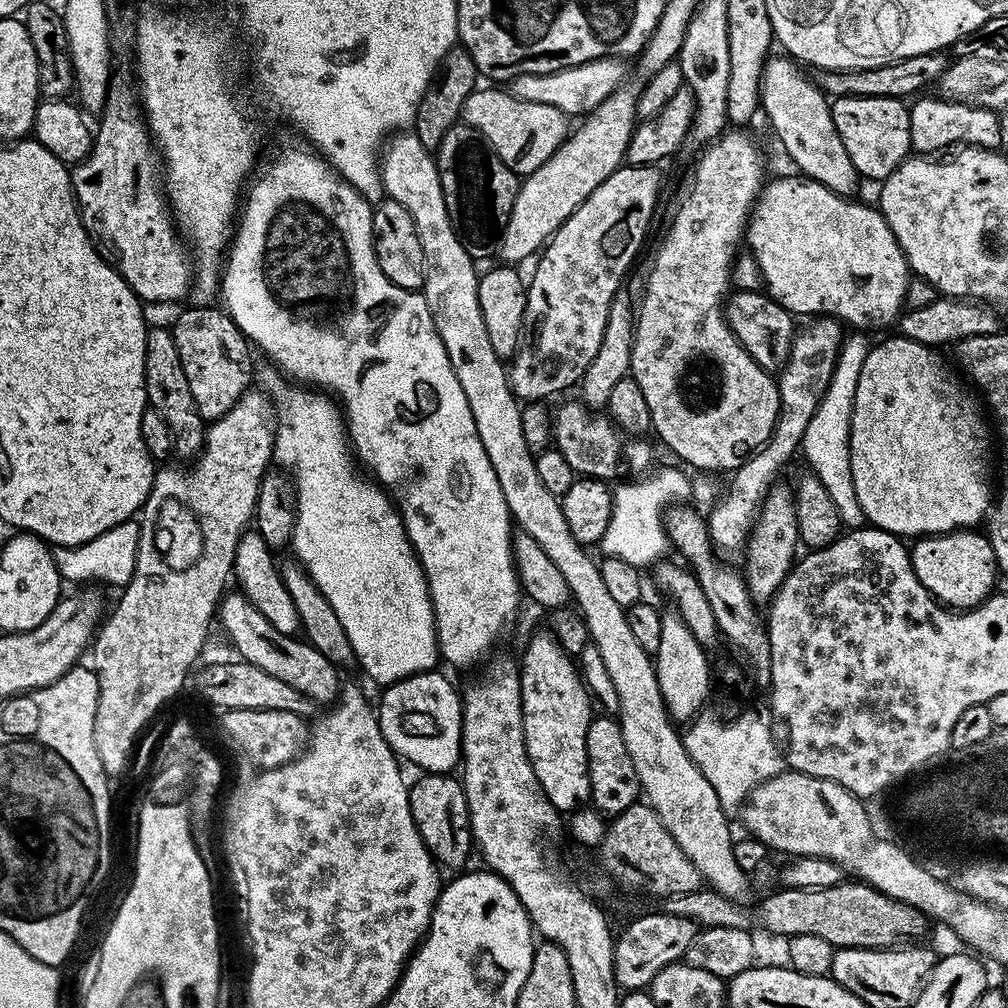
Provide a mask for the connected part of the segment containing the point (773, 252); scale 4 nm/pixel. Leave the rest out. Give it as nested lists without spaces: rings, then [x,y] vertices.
[[[791,174],[785,180],[769,179],[765,183],[750,215],[746,225],[746,244],[749,244],[750,253],[760,267],[763,287],[767,295],[776,300],[786,311],[795,314],[797,317],[808,316],[804,318],[831,318],[839,320],[845,325],[853,324],[853,329],[864,330],[860,328],[888,328],[892,323],[899,321],[902,311],[905,307],[904,299],[906,290],[910,283],[910,269],[907,258],[902,254],[886,218],[875,207],[867,208],[864,204],[855,204],[855,199],[845,198],[836,192],[831,192],[826,186],[822,186],[817,180],[801,178],[799,175]]]

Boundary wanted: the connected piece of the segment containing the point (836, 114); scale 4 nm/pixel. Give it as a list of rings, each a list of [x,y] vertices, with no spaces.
[[[837,96],[831,103],[835,129],[863,179],[882,182],[911,153],[909,107],[894,97]]]

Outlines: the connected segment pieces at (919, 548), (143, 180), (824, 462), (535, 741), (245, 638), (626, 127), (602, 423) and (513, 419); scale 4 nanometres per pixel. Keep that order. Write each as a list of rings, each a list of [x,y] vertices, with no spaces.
[[[957,530],[939,536],[926,536],[911,545],[910,555],[918,582],[922,582],[928,593],[949,609],[978,608],[993,595],[998,565],[992,544],[983,531]]]
[[[140,119],[106,125],[104,133],[95,137],[92,151],[83,162],[77,164],[80,165],[73,167],[70,172],[72,192],[76,196],[80,220],[92,243],[100,250],[108,248],[107,255],[114,261],[116,271],[124,277],[141,301],[153,300],[156,304],[168,304],[171,300],[182,299],[188,292],[190,256],[170,215],[170,205],[162,187],[162,160],[154,147],[147,123]]]
[[[852,334],[856,336],[852,336],[843,341],[840,346],[840,352],[836,355],[836,369],[834,370],[834,374],[832,375],[832,383],[828,385],[828,392],[825,394],[824,399],[821,400],[820,405],[818,406],[818,410],[816,411],[816,415],[812,420],[812,424],[810,426],[806,426],[806,434],[804,435],[804,443],[802,445],[802,456],[805,456],[808,459],[808,464],[810,467],[811,475],[817,476],[818,479],[822,482],[822,486],[826,486],[826,490],[830,490],[830,498],[834,498],[834,506],[838,506],[838,510],[840,511],[841,521],[849,529],[859,528],[861,525],[865,523],[864,519],[864,511],[862,510],[862,506],[858,506],[858,498],[854,494],[854,478],[850,474],[850,430],[848,429],[852,425],[852,407],[854,406],[854,394],[856,393],[856,387],[858,386],[858,374],[862,370],[862,362],[866,362],[866,358],[868,357],[868,349],[870,347],[869,341],[866,342],[863,340],[863,335],[860,334]]]
[[[547,630],[529,638],[524,657],[518,660],[526,750],[546,798],[561,814],[577,812],[592,799],[586,730],[594,711],[588,705],[586,680],[572,664],[573,657],[562,650]]]
[[[229,591],[218,605],[218,624],[224,627],[229,642],[236,647],[236,652],[240,655],[237,657],[243,663],[258,666],[258,670],[266,670],[266,674],[286,682],[286,686],[294,686],[298,694],[306,694],[306,698],[313,700],[317,706],[328,703],[331,705],[339,697],[342,687],[341,673],[336,665],[318,654],[318,650],[314,650],[311,644],[303,639],[274,630],[274,626],[270,626],[270,622],[262,618],[260,611],[244,597],[243,592],[232,591]]]
[[[639,83],[630,84],[587,113],[581,128],[577,132],[575,129],[548,161],[521,179],[514,210],[500,233],[498,256],[505,265],[516,266],[527,256],[535,257],[582,202],[623,165],[638,120],[637,102],[642,89]]]
[[[573,398],[569,404],[554,412],[550,427],[555,451],[561,452],[564,460],[570,462],[572,471],[581,477],[616,482],[627,477],[627,472],[644,474],[653,467],[652,448],[647,444],[647,439],[626,438],[625,433],[603,411],[593,410],[579,399]]]
[[[396,134],[387,141],[382,155],[378,160],[380,182],[387,199],[402,202],[406,210],[410,210],[410,218],[414,218],[414,230],[418,230],[418,242],[422,242],[422,266],[424,267],[423,294],[426,306],[430,306],[430,318],[434,318],[434,326],[438,330],[438,338],[442,338],[442,346],[446,346],[446,358],[450,358],[450,366],[454,366],[454,374],[458,382],[462,382],[462,394],[466,394],[466,402],[470,402],[470,414],[474,414],[474,426],[478,426],[478,438],[482,438],[482,450],[486,450],[486,458],[490,458],[490,466],[494,466],[494,474],[498,474],[498,486],[502,486],[502,498],[506,498],[508,514],[518,525],[519,531],[530,534],[542,550],[550,557],[550,562],[562,570],[562,578],[566,578],[566,586],[572,592],[572,600],[580,613],[580,617],[588,627],[588,638],[591,647],[596,647],[600,655],[600,664],[604,667],[603,675],[614,684],[619,702],[618,719],[622,736],[626,738],[626,750],[630,753],[630,762],[634,762],[634,771],[638,774],[640,791],[643,799],[658,814],[662,826],[670,830],[670,834],[686,858],[694,862],[700,871],[703,883],[711,891],[725,896],[733,902],[740,902],[748,892],[749,873],[738,866],[734,858],[734,837],[732,828],[728,825],[729,813],[719,804],[718,794],[710,782],[703,777],[702,770],[691,760],[677,725],[669,716],[662,702],[662,690],[658,690],[656,665],[653,657],[642,646],[638,646],[633,632],[630,630],[628,613],[606,590],[606,582],[602,582],[599,563],[587,556],[585,545],[570,534],[566,526],[566,518],[562,514],[562,506],[557,496],[550,494],[542,481],[538,479],[536,456],[526,446],[526,438],[522,438],[521,401],[509,384],[509,373],[505,361],[500,361],[496,348],[492,345],[492,336],[488,333],[490,324],[483,320],[482,307],[478,302],[480,276],[476,268],[477,261],[472,259],[464,243],[460,241],[460,232],[450,222],[450,214],[446,210],[446,198],[442,194],[437,161],[433,153],[422,146],[415,134]]]

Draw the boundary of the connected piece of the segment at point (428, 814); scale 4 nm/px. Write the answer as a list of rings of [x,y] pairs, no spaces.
[[[424,774],[417,784],[408,790],[410,814],[414,814],[416,829],[424,840],[424,845],[432,853],[437,865],[463,869],[468,855],[474,852],[470,810],[466,802],[464,785],[452,774]]]

